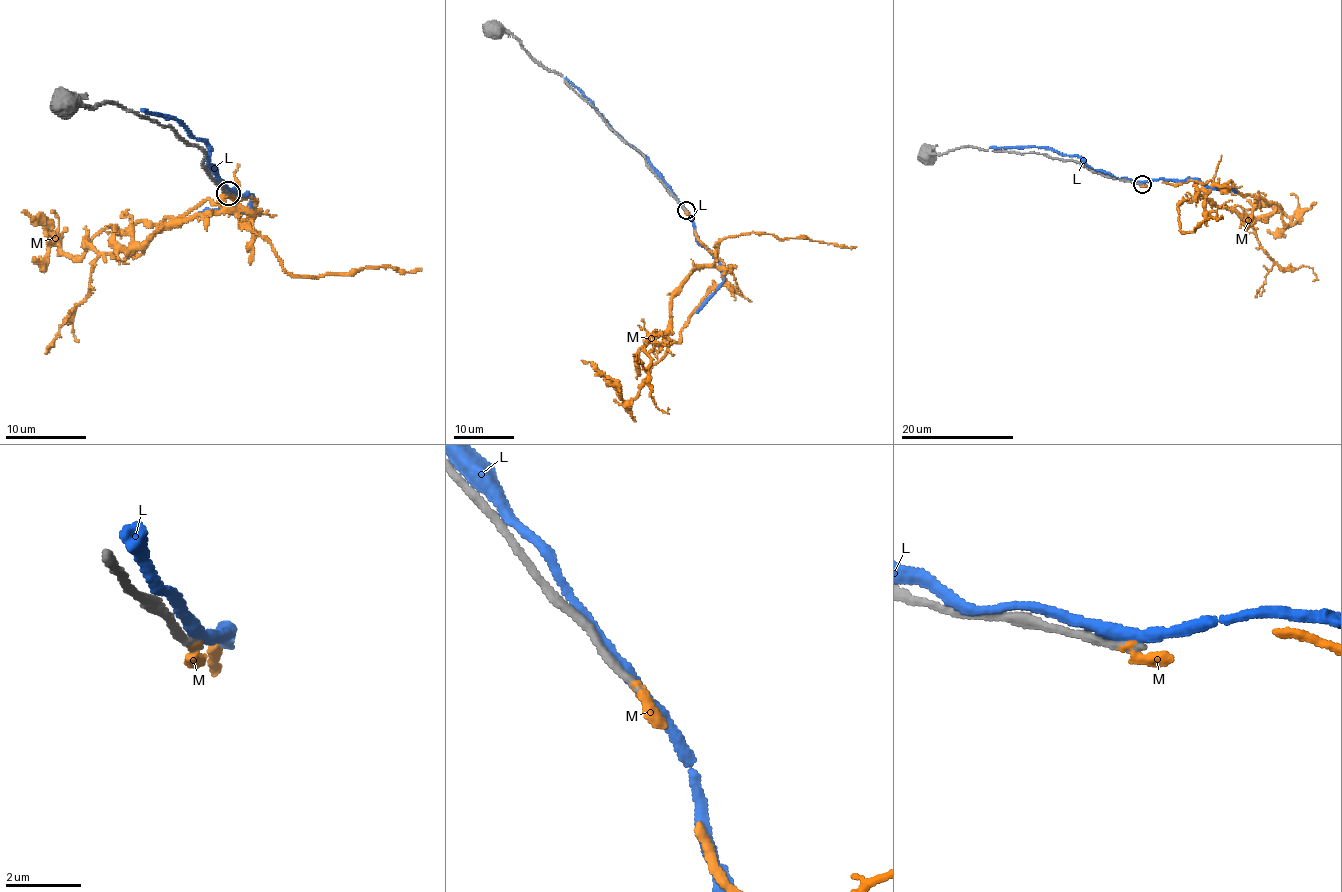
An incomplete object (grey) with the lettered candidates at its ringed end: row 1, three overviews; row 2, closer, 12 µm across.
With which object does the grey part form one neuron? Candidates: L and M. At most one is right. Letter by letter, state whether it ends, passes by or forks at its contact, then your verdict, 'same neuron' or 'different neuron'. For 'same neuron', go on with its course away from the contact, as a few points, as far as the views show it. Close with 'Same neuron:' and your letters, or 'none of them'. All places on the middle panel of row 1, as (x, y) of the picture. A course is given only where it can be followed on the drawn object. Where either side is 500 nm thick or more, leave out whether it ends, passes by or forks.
L: it passes by; different neuron
M: it ends there; different neuron
Same neuron: none of them

